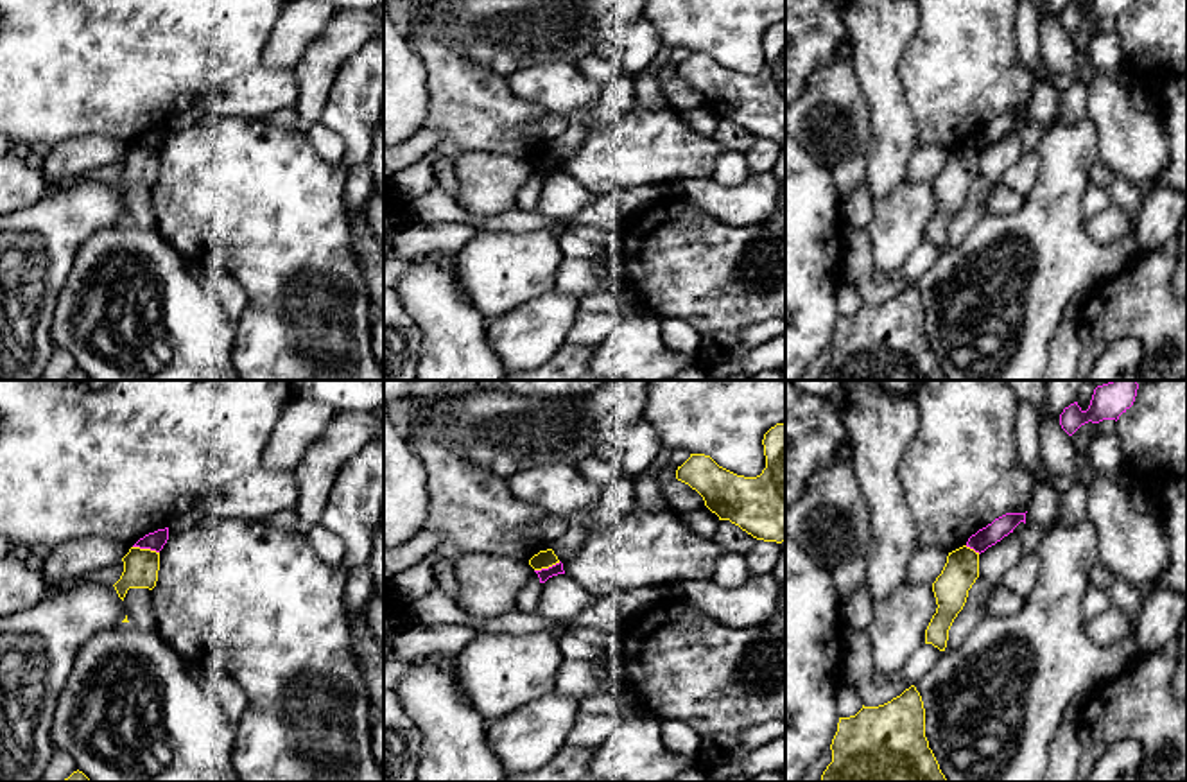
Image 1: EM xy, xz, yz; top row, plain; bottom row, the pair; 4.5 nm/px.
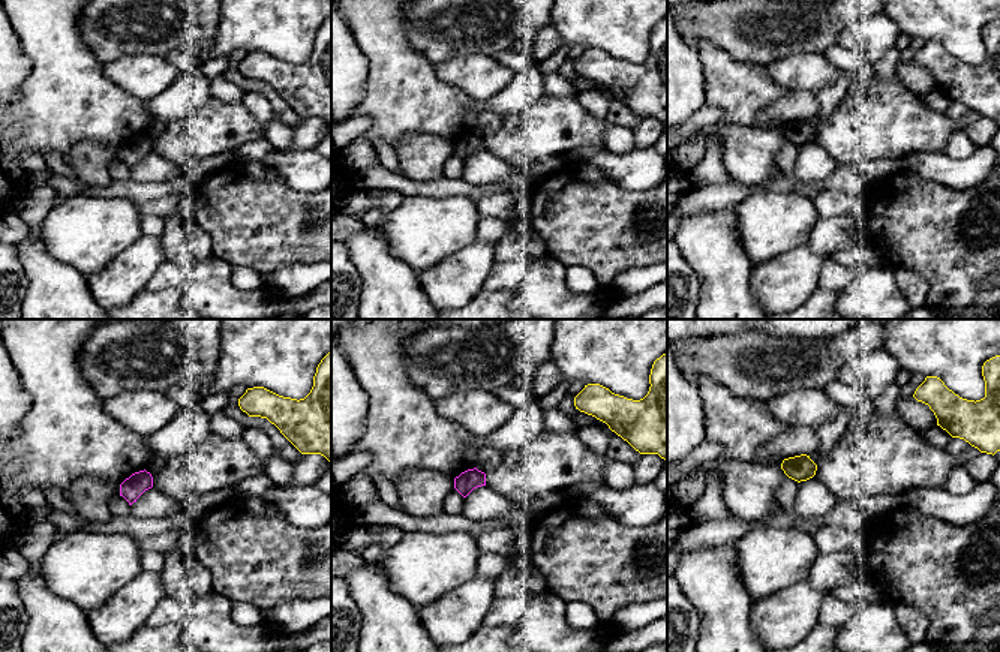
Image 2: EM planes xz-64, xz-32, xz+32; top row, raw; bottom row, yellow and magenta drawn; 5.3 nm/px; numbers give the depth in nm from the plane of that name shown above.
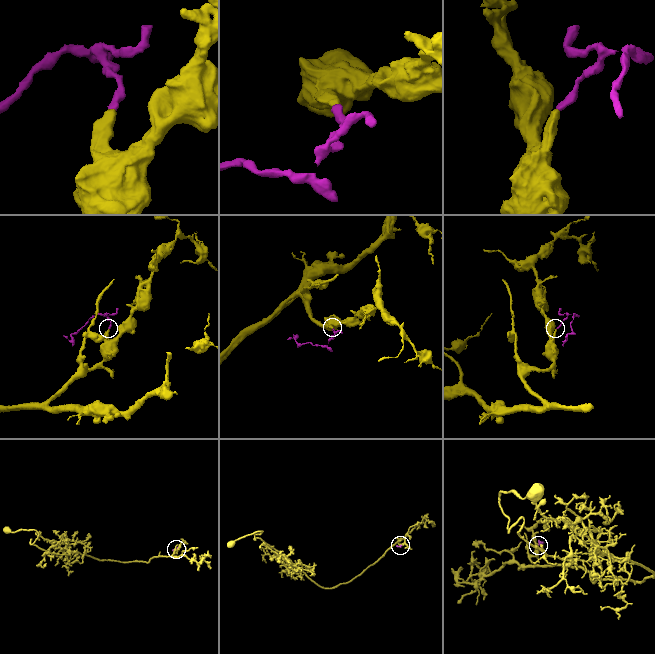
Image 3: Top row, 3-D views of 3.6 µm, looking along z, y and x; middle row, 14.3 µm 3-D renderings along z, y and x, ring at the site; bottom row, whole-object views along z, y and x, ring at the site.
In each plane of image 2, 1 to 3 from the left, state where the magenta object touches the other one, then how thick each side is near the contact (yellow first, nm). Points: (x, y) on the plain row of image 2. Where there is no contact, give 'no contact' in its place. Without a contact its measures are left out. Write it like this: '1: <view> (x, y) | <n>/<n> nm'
1: no contact
2: no contact
3: no contact

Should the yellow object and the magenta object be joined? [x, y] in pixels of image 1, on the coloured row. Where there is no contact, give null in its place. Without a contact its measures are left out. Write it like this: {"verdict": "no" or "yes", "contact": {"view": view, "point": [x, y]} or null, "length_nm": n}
{"verdict": "no", "contact": {"view": "xy", "point": [146, 549]}, "length_nm": 120}

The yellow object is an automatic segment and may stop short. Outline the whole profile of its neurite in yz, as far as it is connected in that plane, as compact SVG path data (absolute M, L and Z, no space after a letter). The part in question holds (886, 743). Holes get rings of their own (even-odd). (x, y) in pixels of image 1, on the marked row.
M914 685L879 707L839 717L830 744L832 762L819 782L947 782L925 737L925 708Z

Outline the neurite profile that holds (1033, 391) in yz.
M1006 380L1018 402L1035 405L1040 413L1045 405L1047 380Z

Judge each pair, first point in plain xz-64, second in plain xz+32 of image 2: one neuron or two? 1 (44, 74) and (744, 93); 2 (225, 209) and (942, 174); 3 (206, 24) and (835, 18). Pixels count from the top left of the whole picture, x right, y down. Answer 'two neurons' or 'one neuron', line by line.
1: one neuron
2: two neurons
3: one neuron

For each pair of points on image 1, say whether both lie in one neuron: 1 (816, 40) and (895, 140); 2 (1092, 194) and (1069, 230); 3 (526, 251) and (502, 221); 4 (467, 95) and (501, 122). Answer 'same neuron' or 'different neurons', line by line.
1: different neurons
2: different neurons
3: different neurons
4: same neuron

